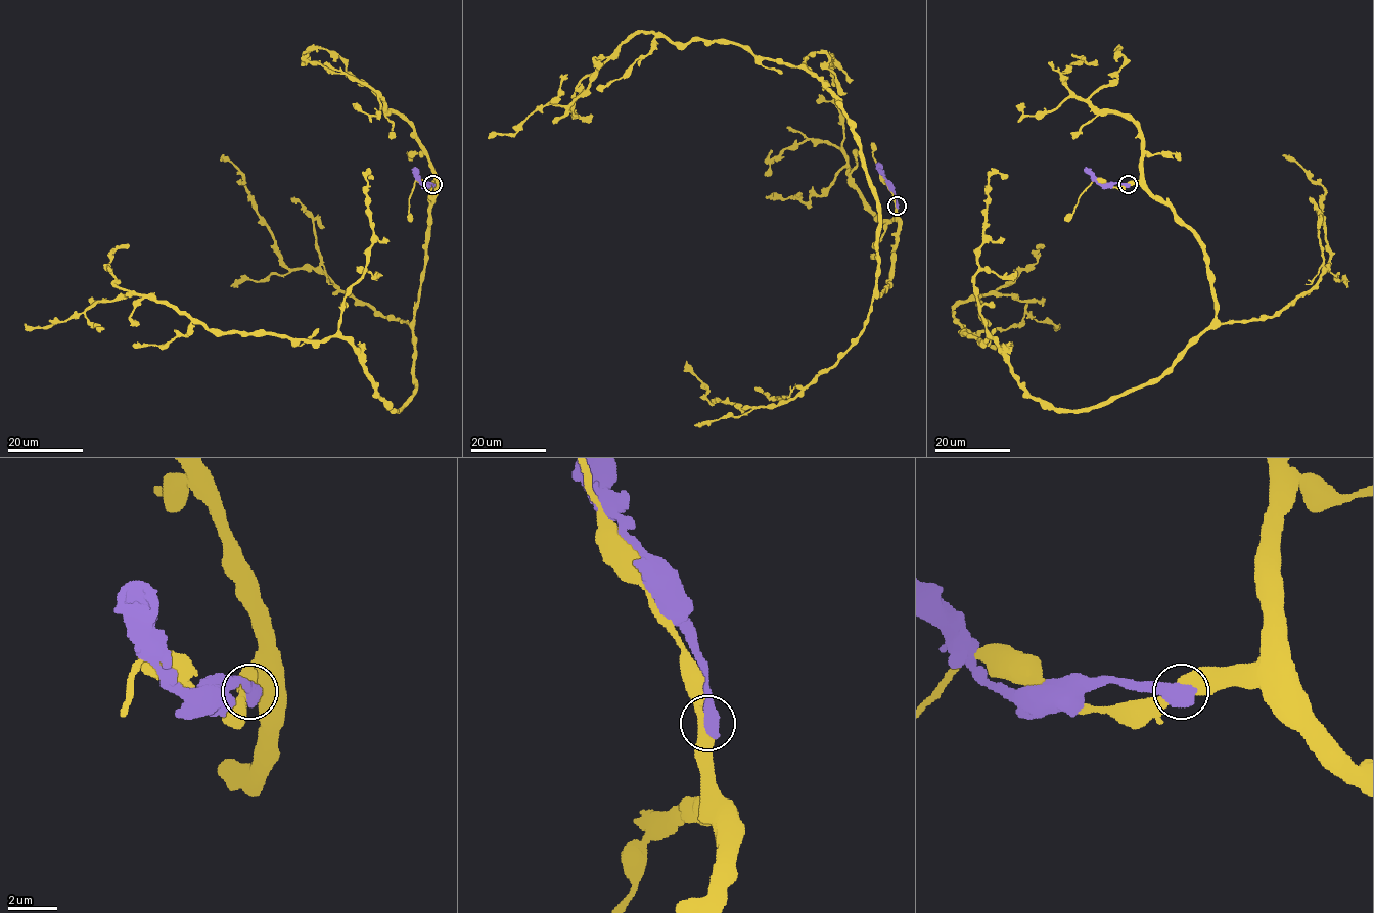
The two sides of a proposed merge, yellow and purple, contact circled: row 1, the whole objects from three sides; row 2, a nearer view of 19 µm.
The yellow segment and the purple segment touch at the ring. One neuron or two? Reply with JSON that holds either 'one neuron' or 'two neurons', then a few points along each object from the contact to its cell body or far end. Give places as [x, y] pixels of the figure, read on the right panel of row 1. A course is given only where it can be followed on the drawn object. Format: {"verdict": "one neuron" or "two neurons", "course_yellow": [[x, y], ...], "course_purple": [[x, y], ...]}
{"verdict": "two neurons", "course_yellow": [[1127, 184], [1193, 232], [1214, 322], [1159, 376], [1057, 410], [954, 309], [1010, 294], [1059, 324]], "course_purple": [[1127, 184], [1100, 184], [1086, 167]]}

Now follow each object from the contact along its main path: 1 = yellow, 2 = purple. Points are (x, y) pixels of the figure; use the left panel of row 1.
1: (432, 184), (415, 392), (397, 410), (335, 336), (207, 330), (136, 294), (25, 324)
2: (432, 184), (421, 184), (415, 167)

